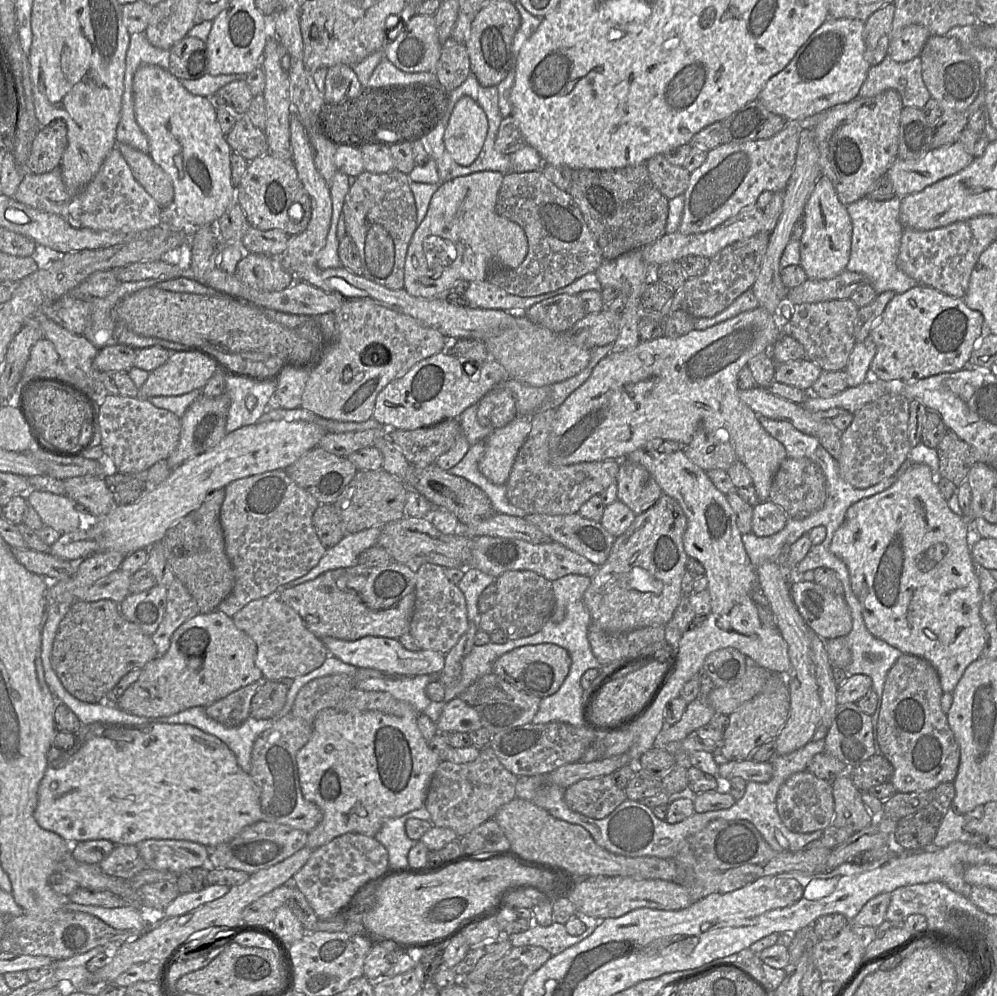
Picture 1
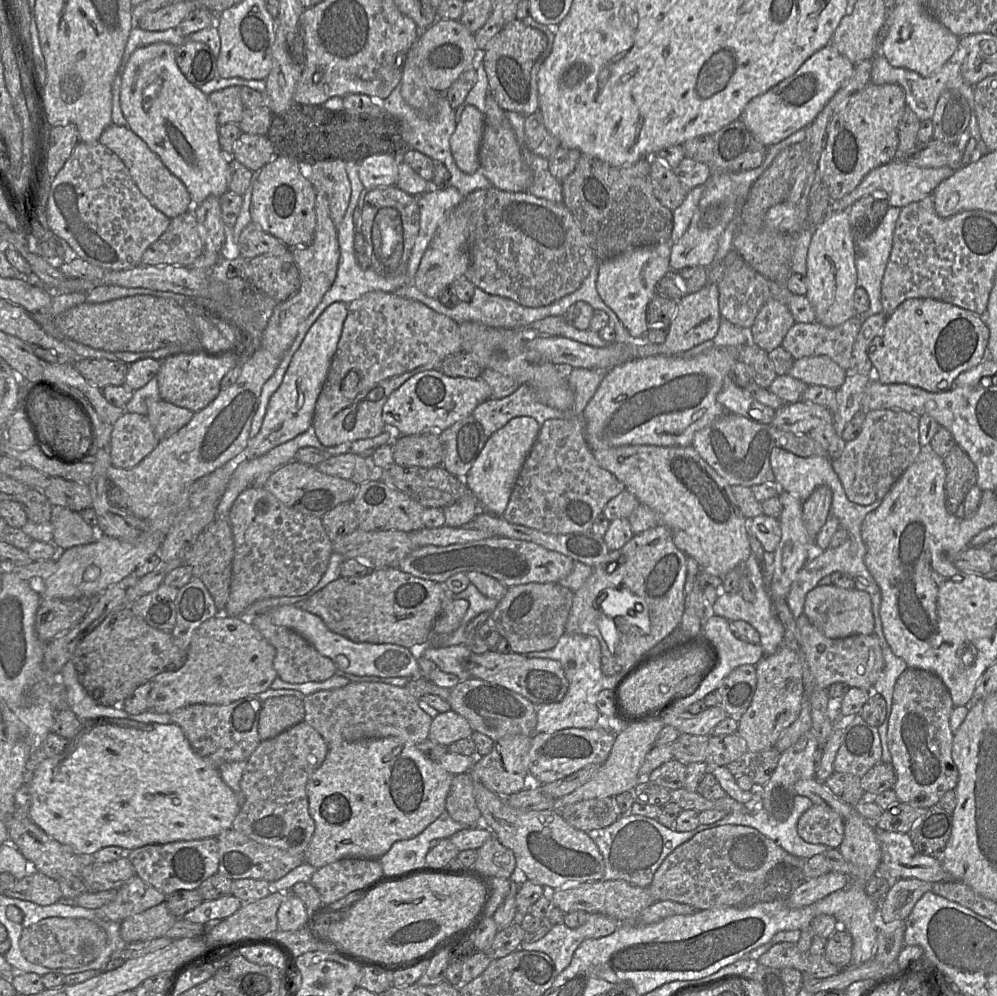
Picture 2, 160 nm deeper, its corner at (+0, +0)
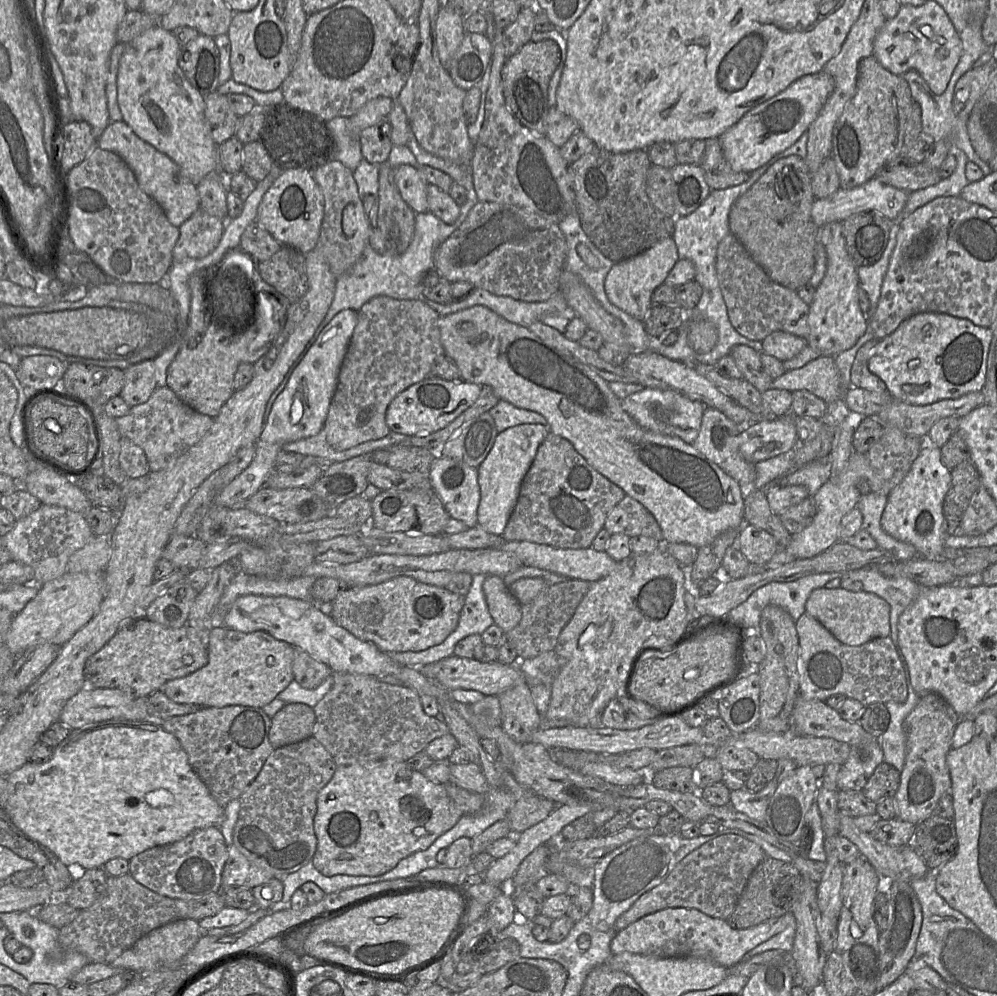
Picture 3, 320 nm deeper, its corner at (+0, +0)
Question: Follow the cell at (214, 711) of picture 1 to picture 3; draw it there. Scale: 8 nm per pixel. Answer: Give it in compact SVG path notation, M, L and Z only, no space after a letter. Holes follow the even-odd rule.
M230 705L221 708L201 707L198 711L174 716L165 720L161 727L173 734L188 756L189 764L195 774L207 787L212 798L222 807L233 799L239 799L244 790L258 776L274 747L269 741L271 718L263 708Z

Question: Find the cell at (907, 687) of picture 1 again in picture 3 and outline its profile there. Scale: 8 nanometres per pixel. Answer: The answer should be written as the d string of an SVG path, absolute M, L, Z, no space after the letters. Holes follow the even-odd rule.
M936 693L921 696L918 704L907 715L905 764L894 795L896 816L899 819L918 825L934 813L941 796L950 792L951 778L946 756L952 749L954 730L960 718L952 706Z

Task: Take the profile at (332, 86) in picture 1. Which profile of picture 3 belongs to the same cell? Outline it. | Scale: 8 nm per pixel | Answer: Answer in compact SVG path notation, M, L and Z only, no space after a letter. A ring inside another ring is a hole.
M387 117L364 129L360 134L360 144L364 159L376 165L385 163L393 147Z

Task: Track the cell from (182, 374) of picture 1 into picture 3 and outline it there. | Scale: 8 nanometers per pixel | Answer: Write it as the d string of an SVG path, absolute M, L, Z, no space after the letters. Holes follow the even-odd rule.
M238 246L228 251L216 266L199 270L188 279L191 294L188 325L181 333L182 345L167 369L166 383L183 402L212 418L219 414L234 392L233 381L238 366L241 363L254 364L261 358L285 323L290 302L262 279L258 262Z

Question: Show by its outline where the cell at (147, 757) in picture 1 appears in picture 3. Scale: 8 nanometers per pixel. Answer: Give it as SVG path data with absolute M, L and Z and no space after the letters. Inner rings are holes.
M114 719L83 728L71 730L68 737L53 751L49 760L43 763L27 762L7 777L7 800L4 811L13 825L27 838L50 850L64 865L75 870L103 868L113 858L130 860L135 855L150 848L170 845L184 839L196 830L218 825L224 816L222 808L210 795L205 784L192 770L188 756L177 738L165 731L157 720L122 720Z

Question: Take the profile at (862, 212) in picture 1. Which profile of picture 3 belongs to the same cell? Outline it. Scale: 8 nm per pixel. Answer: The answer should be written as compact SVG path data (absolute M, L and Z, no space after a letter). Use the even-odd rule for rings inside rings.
M894 221L893 226L890 229L887 246L881 258L873 265L857 267L859 286L866 291L870 301L870 308L866 314L867 327L868 320L873 315L877 307L881 293L882 282L888 269L890 257L896 245L896 234L898 226L899 222Z

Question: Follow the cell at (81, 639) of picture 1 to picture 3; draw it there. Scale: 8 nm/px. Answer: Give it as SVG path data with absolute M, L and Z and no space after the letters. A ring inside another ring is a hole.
M139 616L125 623L103 648L87 659L84 676L90 687L119 689L148 698L169 680L191 674L207 662L207 645L193 629L170 628Z

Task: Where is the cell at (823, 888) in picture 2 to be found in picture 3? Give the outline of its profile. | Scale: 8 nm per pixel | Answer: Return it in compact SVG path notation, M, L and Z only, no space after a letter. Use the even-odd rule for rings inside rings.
M666 908L648 914L617 932L611 941L611 954L630 952L659 958L695 956L710 959L728 969L742 961L753 948L783 931L793 916L788 911L756 926L736 929L726 920L710 917L694 908Z

